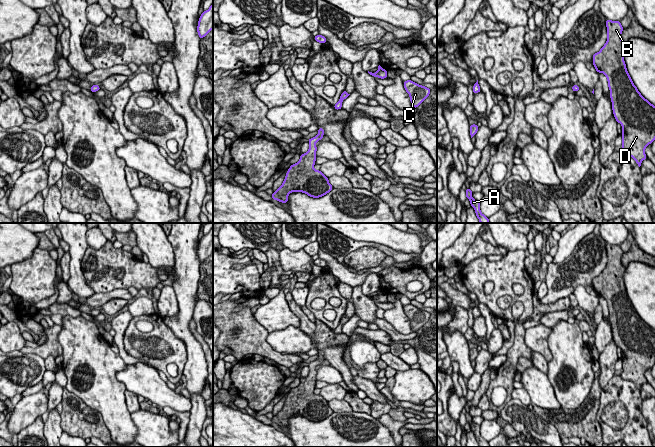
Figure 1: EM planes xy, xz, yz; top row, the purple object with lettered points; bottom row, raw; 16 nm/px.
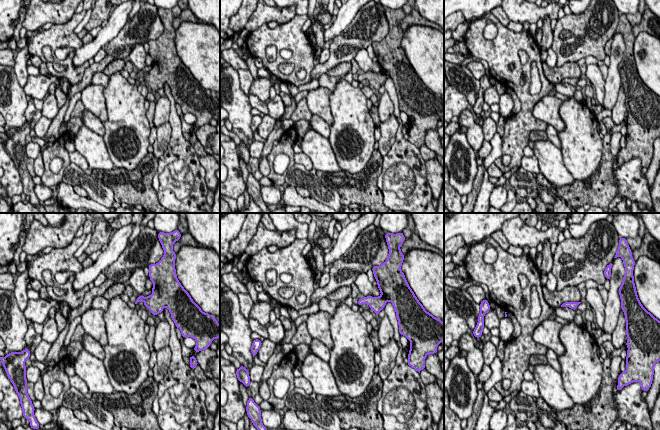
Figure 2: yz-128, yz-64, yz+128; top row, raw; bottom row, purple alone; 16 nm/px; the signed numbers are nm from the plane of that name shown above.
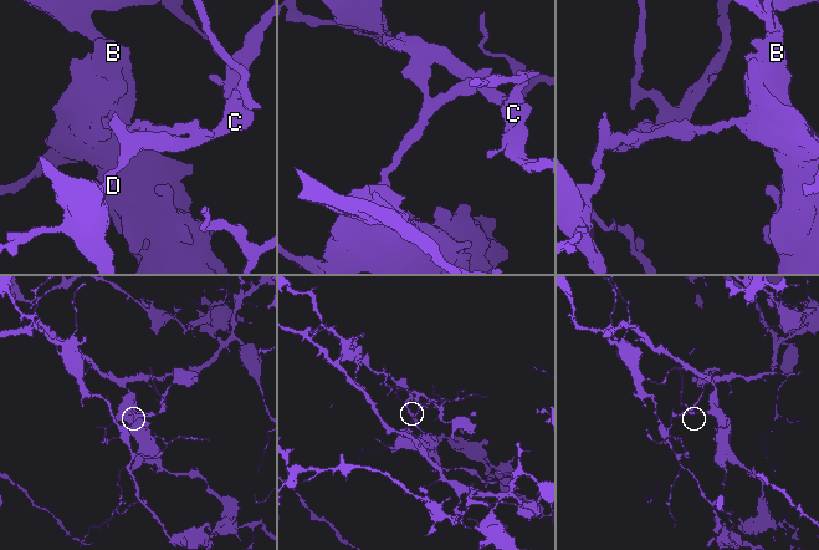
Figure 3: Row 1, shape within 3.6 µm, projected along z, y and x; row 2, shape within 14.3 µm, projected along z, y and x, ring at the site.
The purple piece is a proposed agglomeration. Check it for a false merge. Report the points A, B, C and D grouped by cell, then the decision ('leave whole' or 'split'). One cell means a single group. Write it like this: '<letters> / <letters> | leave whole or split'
A C / B D | split

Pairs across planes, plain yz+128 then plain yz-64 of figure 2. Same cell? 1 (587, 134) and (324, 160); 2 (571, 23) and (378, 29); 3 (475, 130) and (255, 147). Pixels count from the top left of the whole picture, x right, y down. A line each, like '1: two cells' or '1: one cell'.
1: two cells
2: one cell
3: two cells

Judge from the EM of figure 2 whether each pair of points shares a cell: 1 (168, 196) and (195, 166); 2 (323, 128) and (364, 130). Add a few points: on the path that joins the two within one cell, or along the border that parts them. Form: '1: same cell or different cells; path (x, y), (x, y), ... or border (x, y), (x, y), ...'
1: same cell; path (183, 202), (193, 200), (198, 195), (198, 181)
2: different cells; border (330, 126), (328, 138)

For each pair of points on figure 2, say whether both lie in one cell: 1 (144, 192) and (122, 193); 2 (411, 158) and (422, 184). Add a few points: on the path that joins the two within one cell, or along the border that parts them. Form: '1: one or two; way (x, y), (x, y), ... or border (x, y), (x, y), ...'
1: one; way (139, 192), (127, 192)
2: one; way (412, 164), (420, 178)

